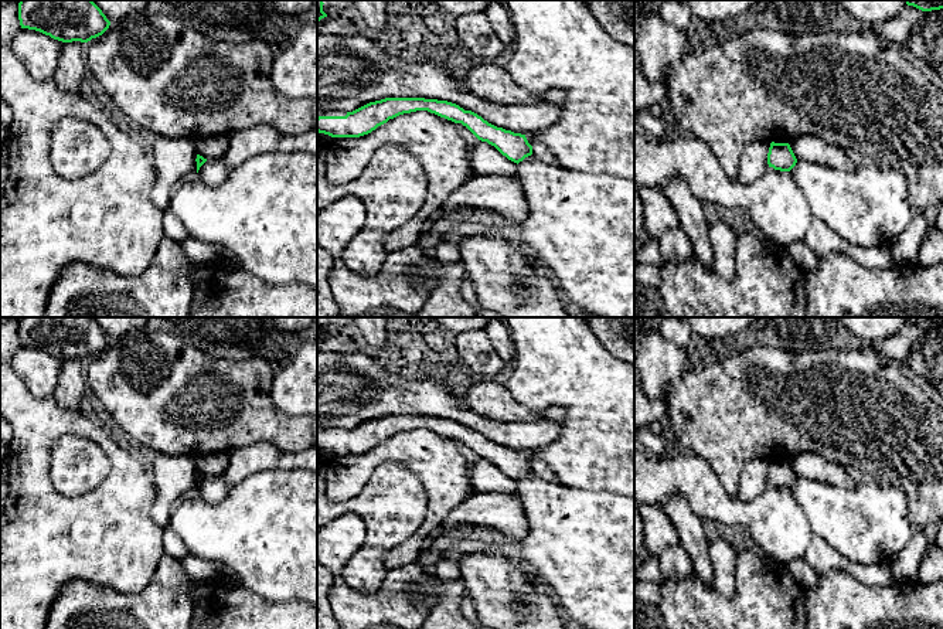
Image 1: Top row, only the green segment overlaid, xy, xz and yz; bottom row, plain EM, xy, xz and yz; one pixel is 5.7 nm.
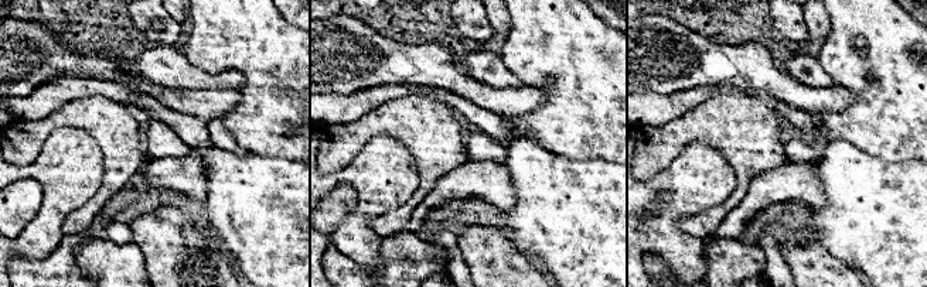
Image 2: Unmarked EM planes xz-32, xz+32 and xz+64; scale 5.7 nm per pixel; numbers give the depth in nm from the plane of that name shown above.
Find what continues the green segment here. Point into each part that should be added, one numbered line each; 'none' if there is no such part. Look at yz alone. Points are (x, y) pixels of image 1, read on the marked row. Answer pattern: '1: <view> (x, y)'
none

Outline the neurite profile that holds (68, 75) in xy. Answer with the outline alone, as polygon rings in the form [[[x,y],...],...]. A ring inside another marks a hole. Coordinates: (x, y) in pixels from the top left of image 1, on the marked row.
[[[64,42],[52,79],[57,82],[59,89],[79,94],[85,68],[85,42]]]

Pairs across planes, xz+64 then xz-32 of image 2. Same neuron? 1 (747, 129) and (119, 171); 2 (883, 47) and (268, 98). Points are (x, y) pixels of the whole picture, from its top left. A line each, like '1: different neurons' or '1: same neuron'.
1: same neuron
2: same neuron

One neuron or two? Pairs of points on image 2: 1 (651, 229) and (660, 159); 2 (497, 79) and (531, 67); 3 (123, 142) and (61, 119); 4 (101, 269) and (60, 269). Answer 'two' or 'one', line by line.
1: two
2: two
3: one
4: two

